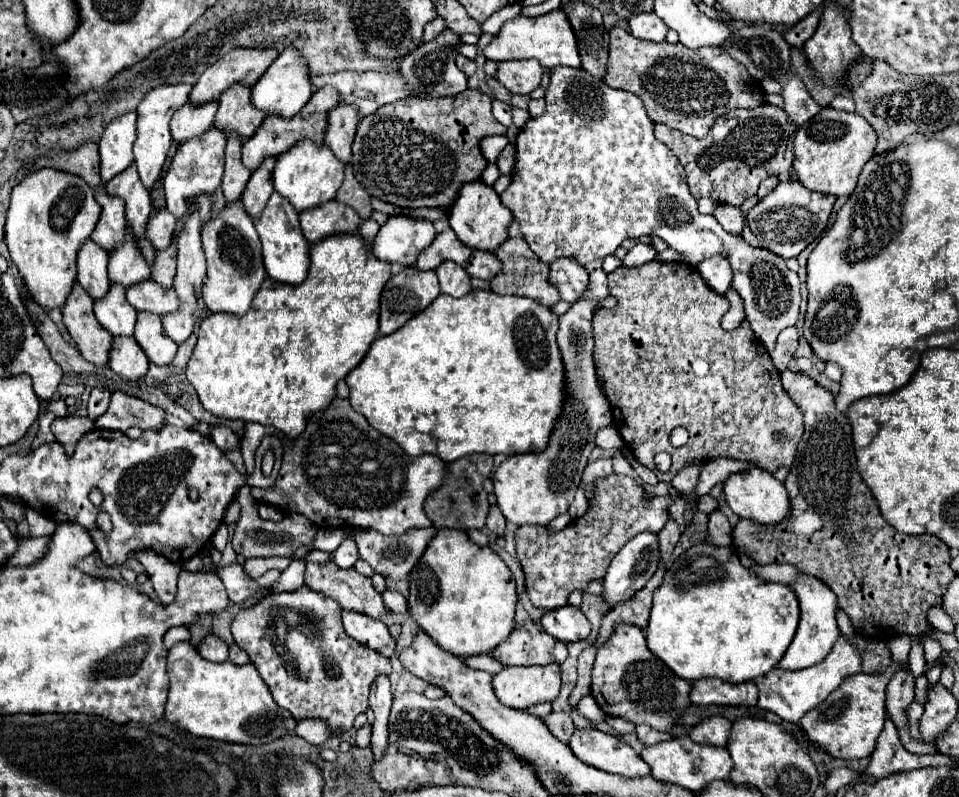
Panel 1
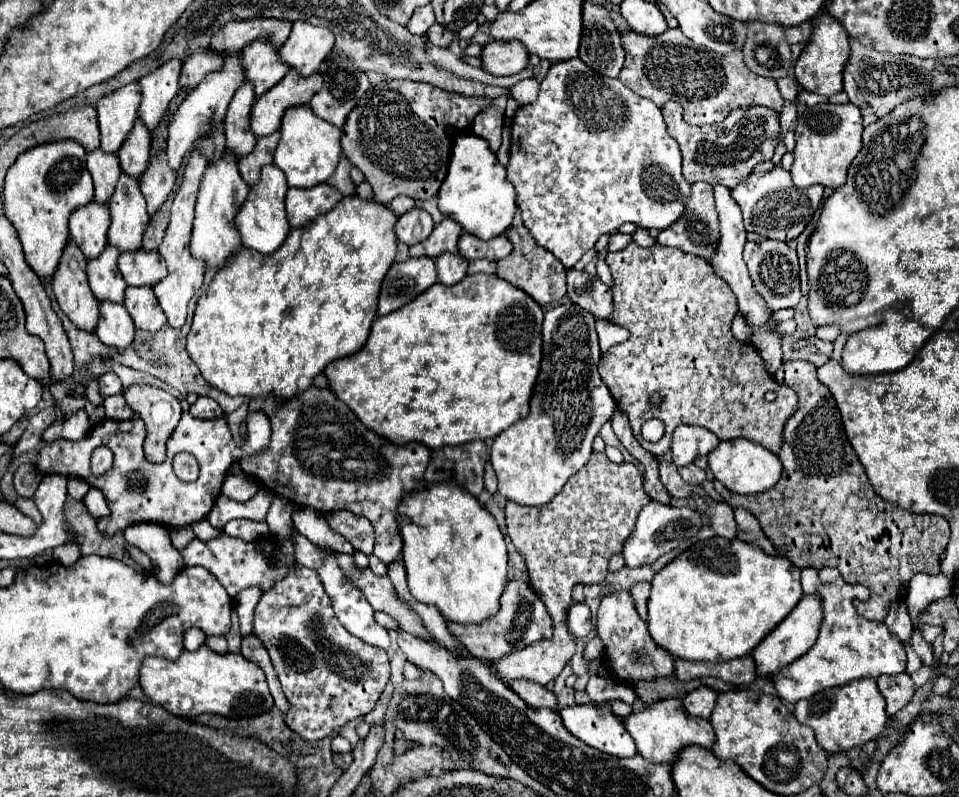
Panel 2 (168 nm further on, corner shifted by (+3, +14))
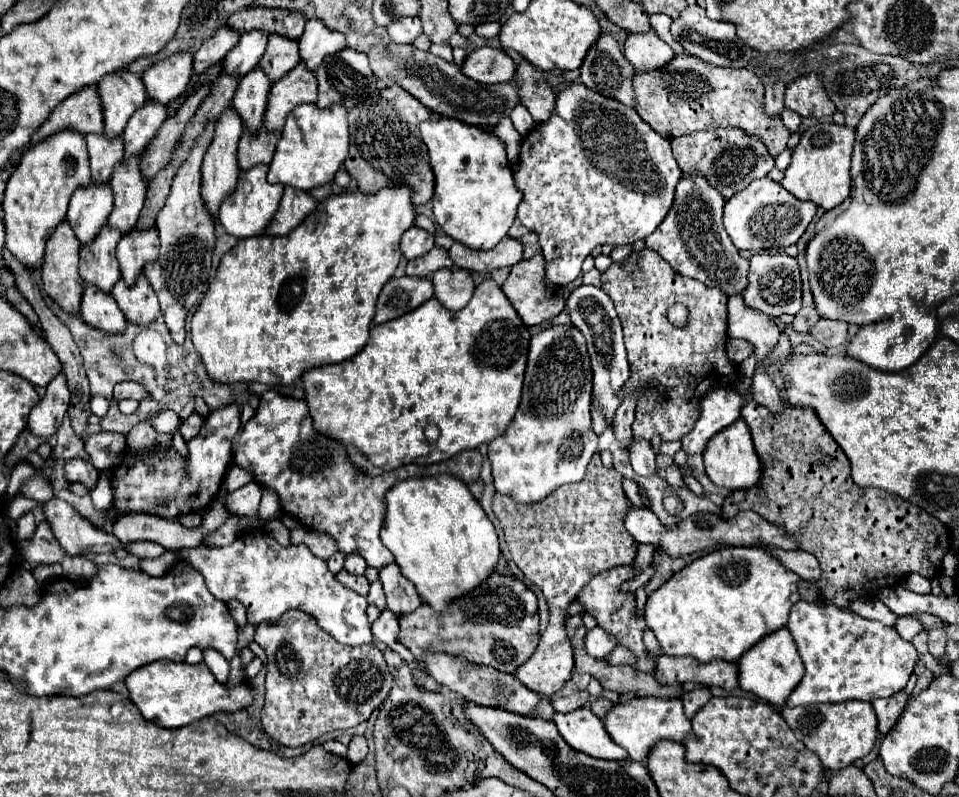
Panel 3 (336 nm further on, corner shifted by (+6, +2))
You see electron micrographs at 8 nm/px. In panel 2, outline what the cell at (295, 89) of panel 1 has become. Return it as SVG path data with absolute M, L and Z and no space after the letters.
M296 20L290 38L280 48L280 56L290 68L296 68L304 76L310 76L318 70L320 62L332 50L334 40L336 38L330 28Z

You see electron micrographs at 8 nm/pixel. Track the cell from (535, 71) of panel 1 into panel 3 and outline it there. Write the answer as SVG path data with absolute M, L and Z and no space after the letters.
M477 48L467 54L463 74L481 84L499 84L515 78L513 58L497 48Z

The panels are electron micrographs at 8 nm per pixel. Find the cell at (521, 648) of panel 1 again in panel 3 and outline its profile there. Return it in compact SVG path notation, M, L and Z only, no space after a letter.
M497 572L491 574L489 580L471 594L457 598L443 614L423 604L413 614L401 616L399 622L399 642L407 646L419 662L425 650L433 650L463 656L473 664L485 664L513 674L523 662L531 658L539 642L539 614L535 594L521 580Z

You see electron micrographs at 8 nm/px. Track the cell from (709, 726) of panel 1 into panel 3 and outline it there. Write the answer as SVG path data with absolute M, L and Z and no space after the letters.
M697 688L693 692L683 694L681 702L683 702L683 708L685 708L685 716L687 718L693 718L709 702L709 698L711 698L709 688Z

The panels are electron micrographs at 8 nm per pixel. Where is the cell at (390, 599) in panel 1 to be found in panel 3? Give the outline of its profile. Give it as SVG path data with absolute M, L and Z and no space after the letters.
M387 564L379 572L379 580L381 580L383 588L385 588L387 608L391 612L395 612L397 616L411 614L423 604L419 594L415 594L415 586L401 574L397 564Z

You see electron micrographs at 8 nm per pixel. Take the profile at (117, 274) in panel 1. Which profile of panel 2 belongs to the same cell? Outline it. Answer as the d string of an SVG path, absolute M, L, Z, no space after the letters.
M120 174L118 186L110 198L112 224L108 228L108 242L124 250L142 248L142 236L148 222L146 200L138 188L138 180Z

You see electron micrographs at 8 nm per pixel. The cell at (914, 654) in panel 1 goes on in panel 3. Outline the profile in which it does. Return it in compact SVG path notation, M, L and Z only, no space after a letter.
M911 574L903 580L903 588L907 590L913 590L917 594L931 594L931 580L929 578L923 578L919 574Z

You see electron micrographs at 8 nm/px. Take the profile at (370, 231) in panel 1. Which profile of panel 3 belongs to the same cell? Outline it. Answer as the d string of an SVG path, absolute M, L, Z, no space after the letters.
M389 86L371 94L349 112L351 146L345 158L345 168L355 186L363 194L375 194L387 186L407 186L411 190L411 204L421 206L433 198L435 176L427 158L427 146L419 134L419 122L435 118L415 96L407 94L401 86Z

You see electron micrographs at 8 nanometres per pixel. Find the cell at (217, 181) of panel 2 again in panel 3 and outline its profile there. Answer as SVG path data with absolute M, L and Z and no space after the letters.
M229 106L223 116L219 118L217 126L215 126L215 138L205 154L205 160L203 160L203 166L201 166L201 198L203 198L203 204L205 204L205 210L207 214L215 220L217 214L219 214L219 206L223 204L223 200L227 196L231 196L235 192L235 186L237 186L237 180L239 180L239 166L237 166L237 144L239 144L239 138L243 134L243 126L241 126L241 120L239 116L233 112L233 108Z

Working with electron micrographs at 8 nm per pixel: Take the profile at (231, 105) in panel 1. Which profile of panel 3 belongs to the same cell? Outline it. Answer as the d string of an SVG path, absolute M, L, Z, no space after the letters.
M271 34L267 50L259 62L259 68L271 82L277 82L281 76L285 76L289 70L293 70L295 64L299 64L299 62L301 62L301 58L299 58L297 42Z

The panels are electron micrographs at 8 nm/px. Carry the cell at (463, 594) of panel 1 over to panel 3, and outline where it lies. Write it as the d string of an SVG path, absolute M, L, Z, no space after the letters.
M453 476L409 478L387 492L387 514L381 540L395 556L423 602L433 610L447 610L453 598L469 594L497 570L499 538L469 488Z

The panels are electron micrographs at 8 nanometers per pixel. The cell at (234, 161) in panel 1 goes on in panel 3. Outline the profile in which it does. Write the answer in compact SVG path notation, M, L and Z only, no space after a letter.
M259 68L243 76L243 80L235 90L231 108L239 114L243 128L247 128L249 132L259 130L259 124L263 124L263 112L267 106L269 90L271 82Z

